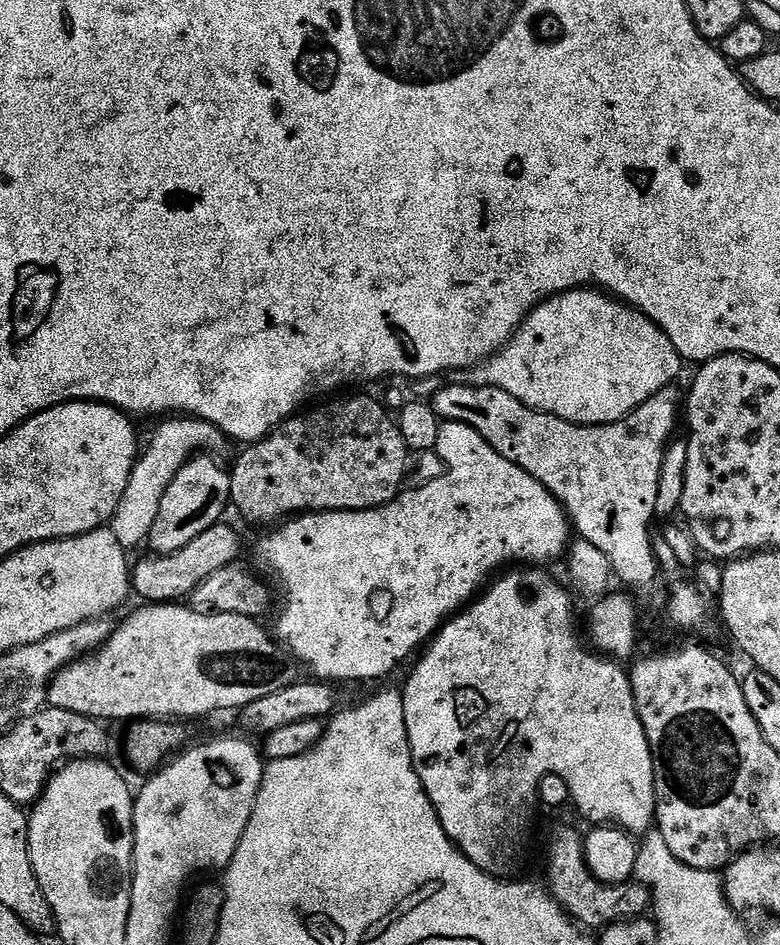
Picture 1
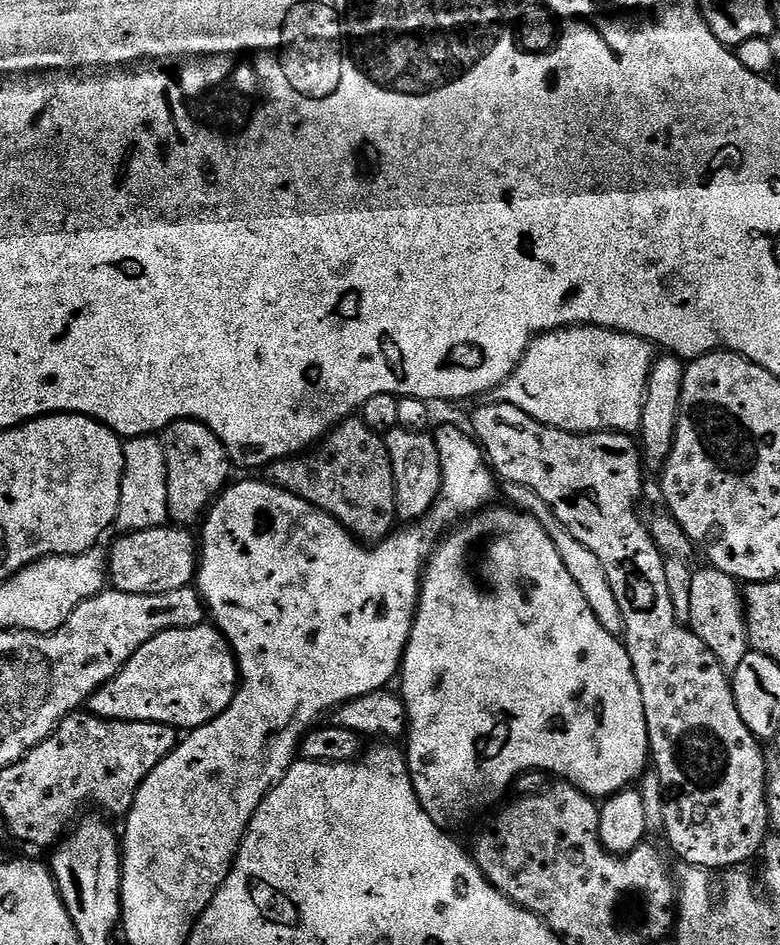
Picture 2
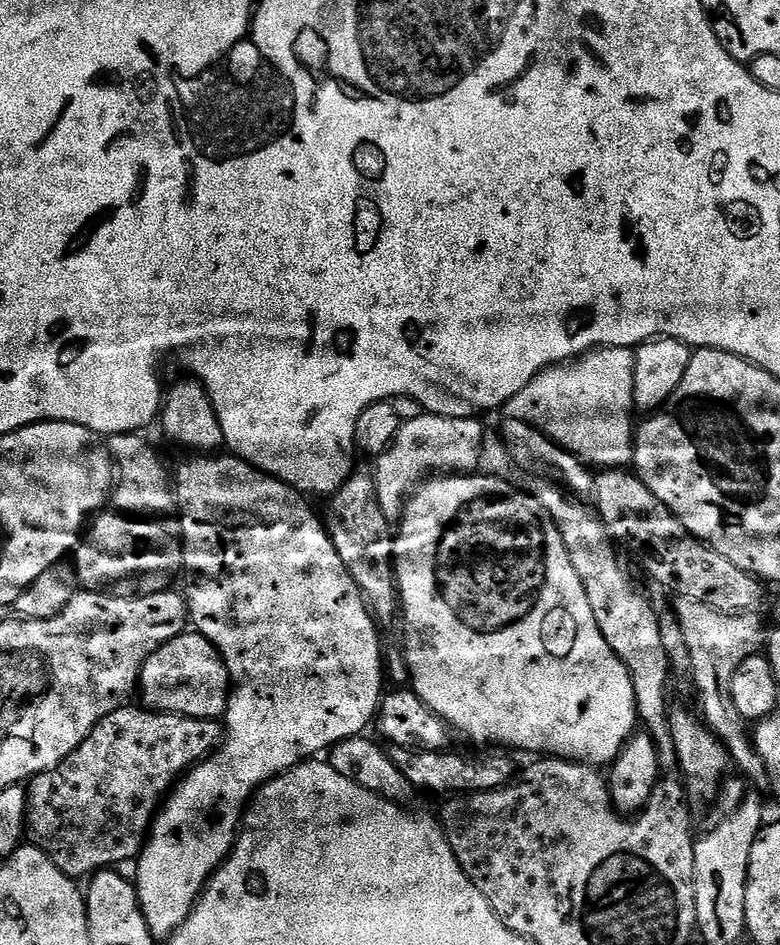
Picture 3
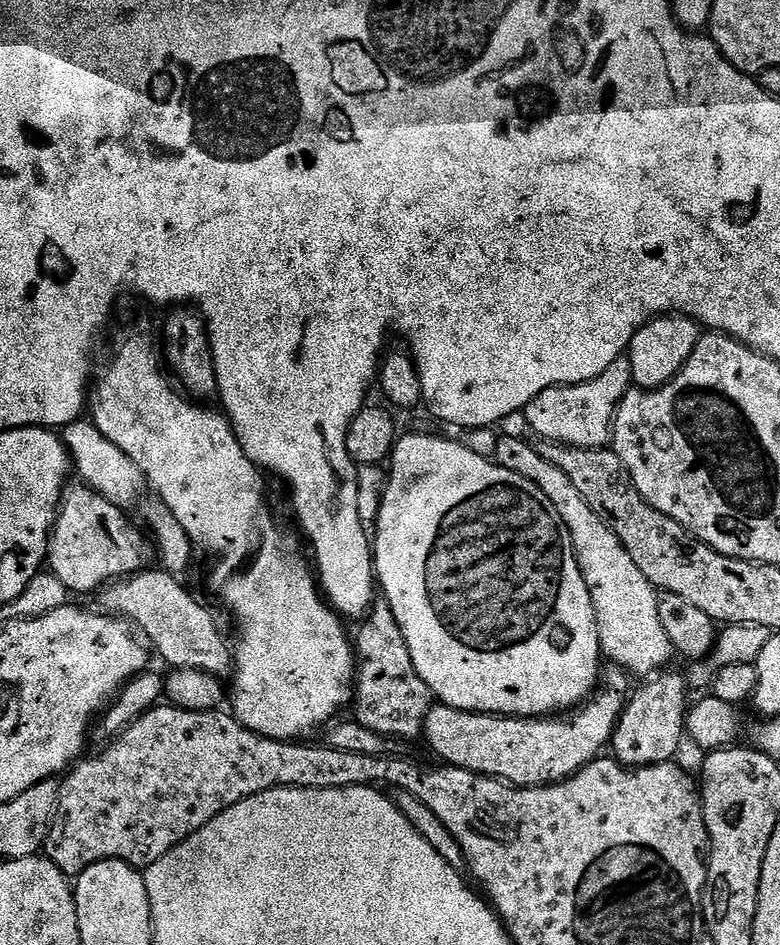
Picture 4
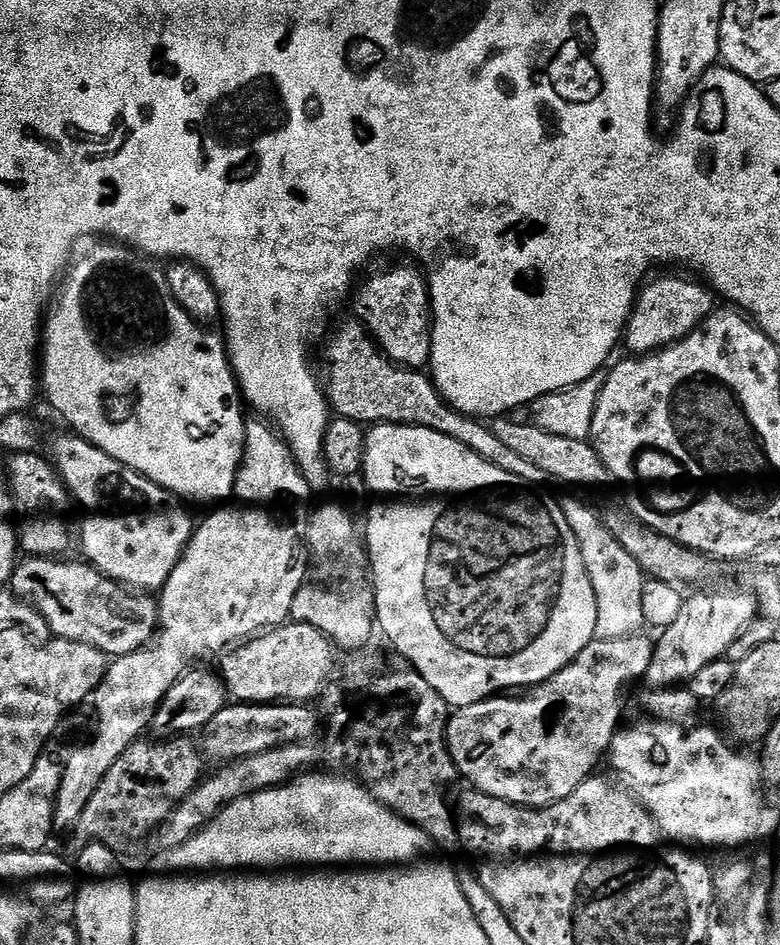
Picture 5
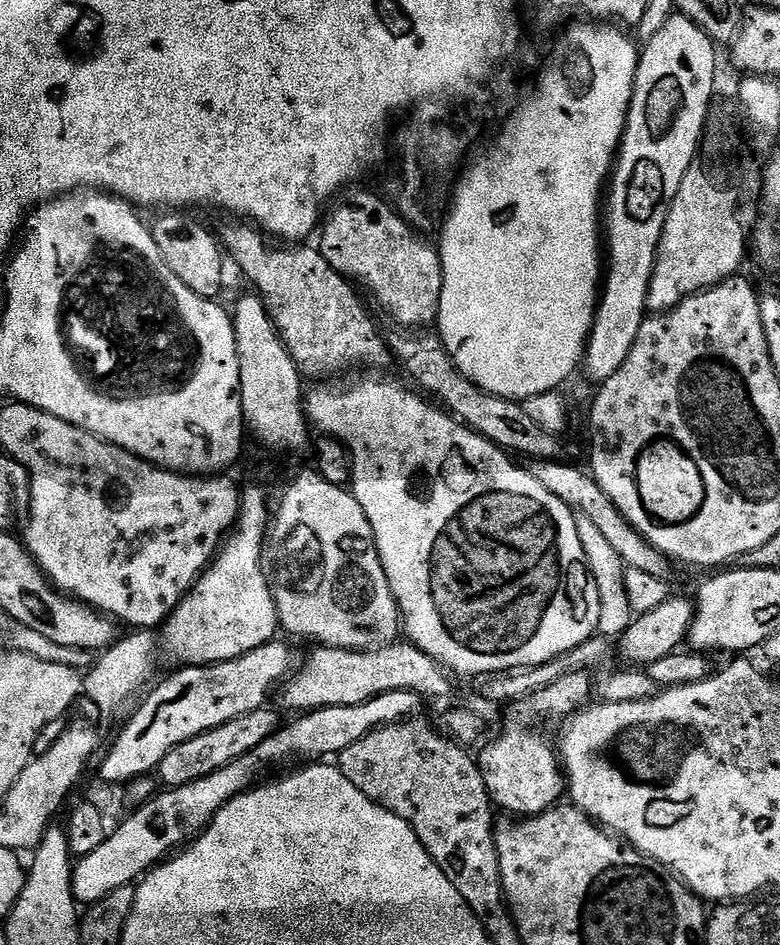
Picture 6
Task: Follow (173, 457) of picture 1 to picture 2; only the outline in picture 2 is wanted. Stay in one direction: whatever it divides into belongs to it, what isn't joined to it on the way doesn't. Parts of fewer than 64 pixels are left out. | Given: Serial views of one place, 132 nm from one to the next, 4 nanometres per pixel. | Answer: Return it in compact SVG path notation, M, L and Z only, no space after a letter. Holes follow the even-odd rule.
M155 435L131 437L124 444L123 494L119 500L116 526L123 533L165 525L168 519L169 488L164 445Z

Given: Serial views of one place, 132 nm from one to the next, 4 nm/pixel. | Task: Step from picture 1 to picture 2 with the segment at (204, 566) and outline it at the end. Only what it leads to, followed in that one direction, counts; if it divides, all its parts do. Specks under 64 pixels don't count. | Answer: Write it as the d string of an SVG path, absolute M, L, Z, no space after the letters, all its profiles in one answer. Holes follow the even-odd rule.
M168 524L123 533L120 540L109 551L109 579L119 592L132 594L170 593L189 587L199 569L199 547L197 537L187 529Z

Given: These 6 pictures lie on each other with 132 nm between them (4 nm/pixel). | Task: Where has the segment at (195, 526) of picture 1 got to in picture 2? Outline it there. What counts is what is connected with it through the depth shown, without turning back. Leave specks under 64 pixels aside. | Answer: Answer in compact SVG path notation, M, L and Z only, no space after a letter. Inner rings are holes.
M176 420L166 428L162 443L168 471L168 519L176 526L199 525L212 501L228 487L234 465L221 439L204 423L196 420Z

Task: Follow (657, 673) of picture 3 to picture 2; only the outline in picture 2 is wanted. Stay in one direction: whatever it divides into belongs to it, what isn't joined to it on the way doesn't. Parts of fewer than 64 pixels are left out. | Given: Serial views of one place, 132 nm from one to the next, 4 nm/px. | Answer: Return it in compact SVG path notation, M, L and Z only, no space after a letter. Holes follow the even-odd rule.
M505 483L502 492L503 495L504 492L508 495L507 503L511 507L526 512L538 522L542 522L542 526L550 534L554 546L558 546L558 554L562 554L562 562L566 562L566 570L570 570L570 578L574 578L574 582L578 582L578 590L582 590L586 602L590 602L590 610L594 610L598 622L602 622L602 626L606 626L610 635L619 637L624 631L622 610L618 610L618 598L614 598L614 590L610 590L610 582L606 582L606 570L602 570L602 562L598 562L598 557L591 550L586 550L586 546L582 546L582 542L578 542L574 538L574 534L570 534L570 530L566 530L566 526L562 526L562 522L558 522L554 510L550 510L550 506L546 506L546 502L542 502L542 498L538 498L538 494L534 494L534 490L530 490L526 486Z

